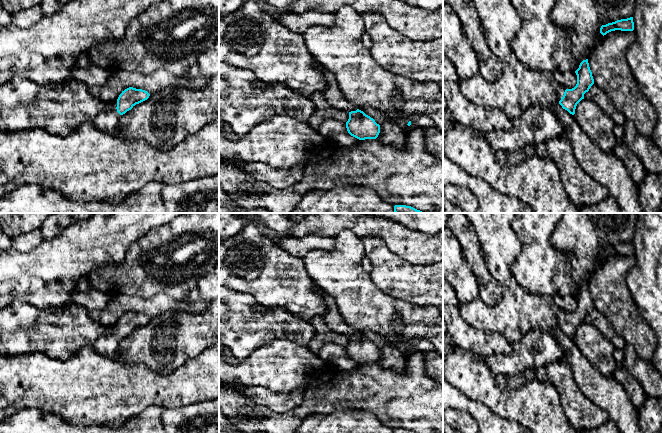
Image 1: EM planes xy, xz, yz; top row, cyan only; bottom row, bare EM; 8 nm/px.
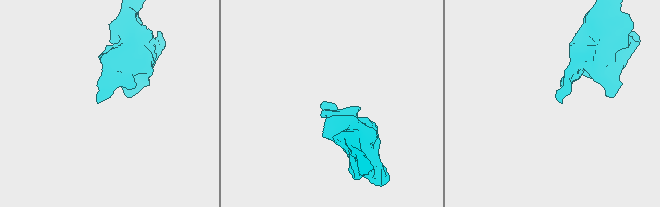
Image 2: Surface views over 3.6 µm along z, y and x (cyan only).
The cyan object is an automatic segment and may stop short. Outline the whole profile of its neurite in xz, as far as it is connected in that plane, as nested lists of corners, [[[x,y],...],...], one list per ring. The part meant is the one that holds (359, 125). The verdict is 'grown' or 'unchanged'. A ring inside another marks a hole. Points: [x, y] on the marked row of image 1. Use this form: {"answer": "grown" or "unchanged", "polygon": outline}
{"answer": "grown", "polygon": [[[325,68],[324,73],[327,80],[324,96],[330,107],[349,113],[349,119],[346,122],[348,133],[359,140],[376,139],[380,133],[380,125],[345,99],[333,73]]]}

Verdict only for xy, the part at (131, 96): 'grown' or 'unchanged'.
grown

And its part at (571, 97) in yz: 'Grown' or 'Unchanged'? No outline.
Grown

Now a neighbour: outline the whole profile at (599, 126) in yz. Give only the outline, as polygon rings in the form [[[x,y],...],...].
[[[582,99],[576,106],[575,119],[591,141],[602,151],[612,152],[619,142],[614,135],[614,122],[597,104]]]

